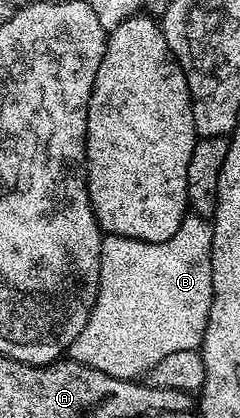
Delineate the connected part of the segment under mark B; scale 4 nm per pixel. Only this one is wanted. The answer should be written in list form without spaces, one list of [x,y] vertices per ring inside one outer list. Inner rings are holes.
[[[187,216],[180,224],[176,236],[172,236],[163,242],[145,242],[144,240],[136,240],[128,236],[116,236],[115,234],[105,235],[102,239],[102,247],[100,248],[100,284],[98,285],[96,304],[88,316],[88,324],[84,324],[84,332],[80,332],[80,336],[76,336],[76,340],[70,345],[68,351],[69,357],[80,364],[88,364],[100,372],[108,372],[108,376],[138,380],[143,376],[149,375],[150,371],[156,368],[156,364],[160,364],[160,360],[164,360],[164,356],[172,356],[172,352],[198,350],[204,340],[204,332],[210,319],[210,309],[212,308],[212,300],[214,299],[214,289],[212,288],[213,239],[213,225],[207,219],[197,216]]]

